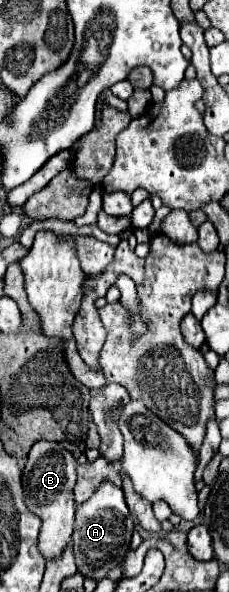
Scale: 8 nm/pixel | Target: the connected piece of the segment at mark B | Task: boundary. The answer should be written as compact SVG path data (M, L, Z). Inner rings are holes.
M37 441L31 451L27 465L23 469L23 491L25 491L25 505L27 509L43 521L39 533L39 549L45 559L57 559L65 551L71 541L73 523L75 523L75 469L77 459L61 445L49 441Z

